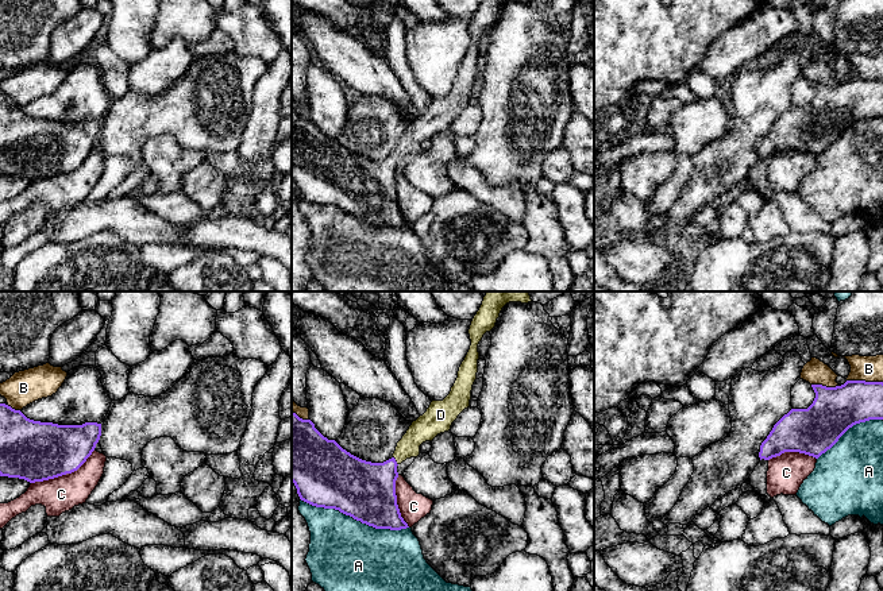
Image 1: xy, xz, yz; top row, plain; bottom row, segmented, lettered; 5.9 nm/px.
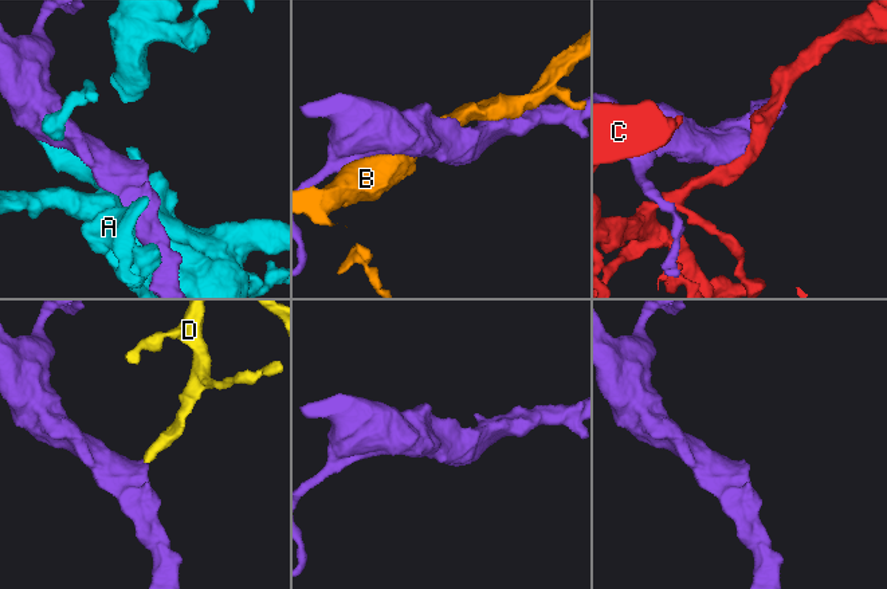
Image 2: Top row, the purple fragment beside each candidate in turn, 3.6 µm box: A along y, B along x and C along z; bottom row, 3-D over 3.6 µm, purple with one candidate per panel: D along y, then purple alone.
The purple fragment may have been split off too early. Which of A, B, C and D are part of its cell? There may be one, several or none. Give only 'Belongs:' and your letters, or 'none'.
Belongs: D

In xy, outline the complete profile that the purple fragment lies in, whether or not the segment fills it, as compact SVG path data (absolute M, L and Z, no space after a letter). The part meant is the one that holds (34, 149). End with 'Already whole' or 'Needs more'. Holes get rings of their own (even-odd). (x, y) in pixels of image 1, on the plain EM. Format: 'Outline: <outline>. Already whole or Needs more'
Outline: M0 101L0 174L30 181L77 169L92 152L101 134L101 121L58 123L27 116L20 108Z. Already whole

